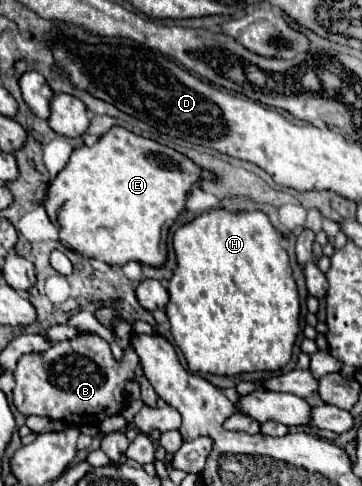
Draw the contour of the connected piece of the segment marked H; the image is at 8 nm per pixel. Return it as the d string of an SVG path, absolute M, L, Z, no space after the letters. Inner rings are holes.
M223 208L211 210L201 214L199 218L195 218L193 222L181 226L175 236L173 236L173 246L175 246L175 254L177 254L177 262L179 268L175 270L173 278L169 280L169 304L165 308L169 322L171 322L171 334L175 338L175 344L181 348L187 366L191 372L209 372L209 374L217 374L217 376L239 376L245 372L277 372L281 370L293 354L293 344L297 340L297 332L299 332L299 292L297 292L297 282L293 278L293 270L289 264L289 256L287 250L283 248L283 238L281 234L277 234L277 230L271 226L269 218L263 212L227 212Z

